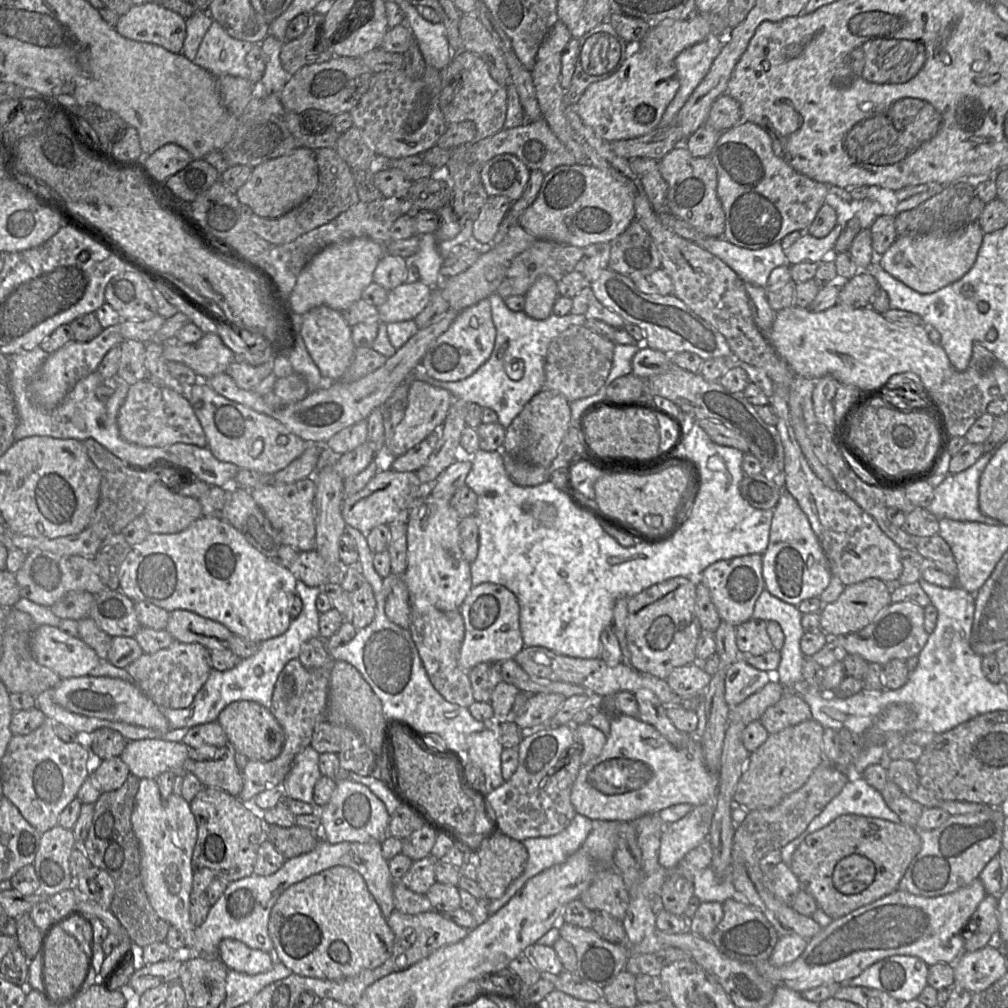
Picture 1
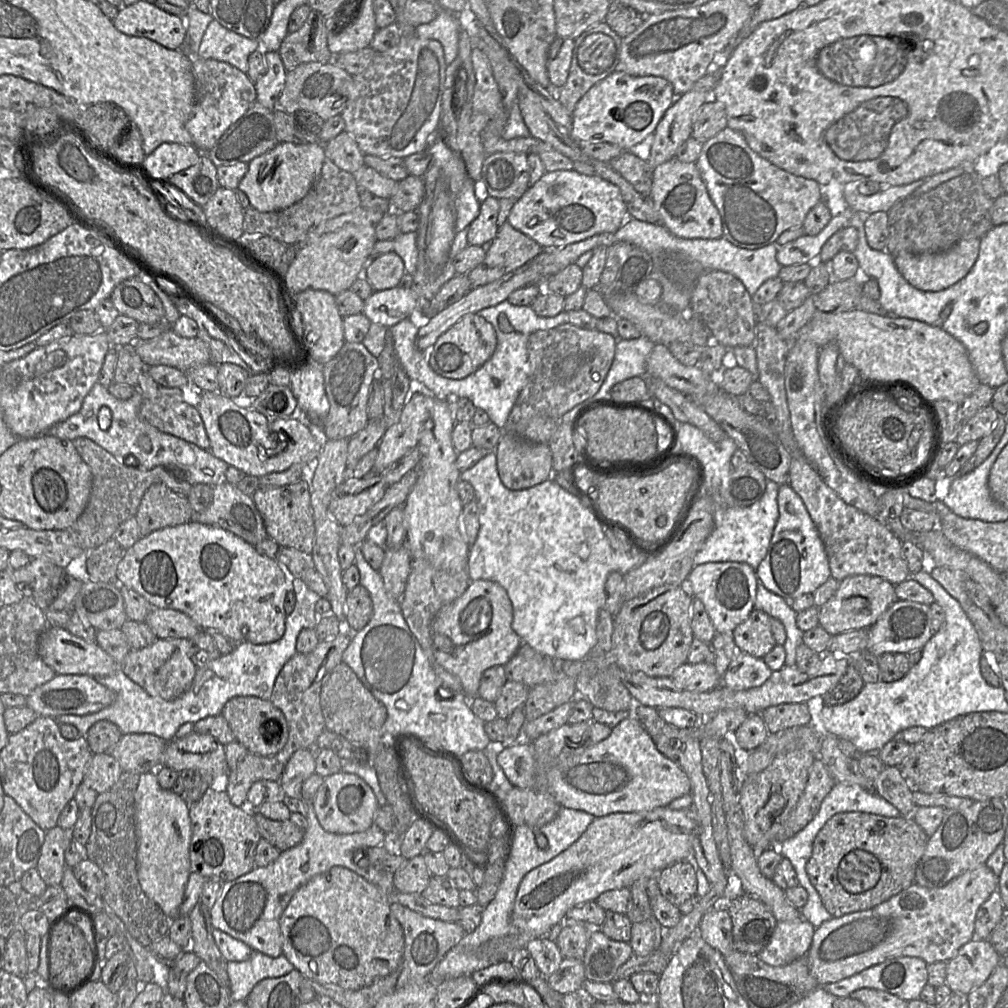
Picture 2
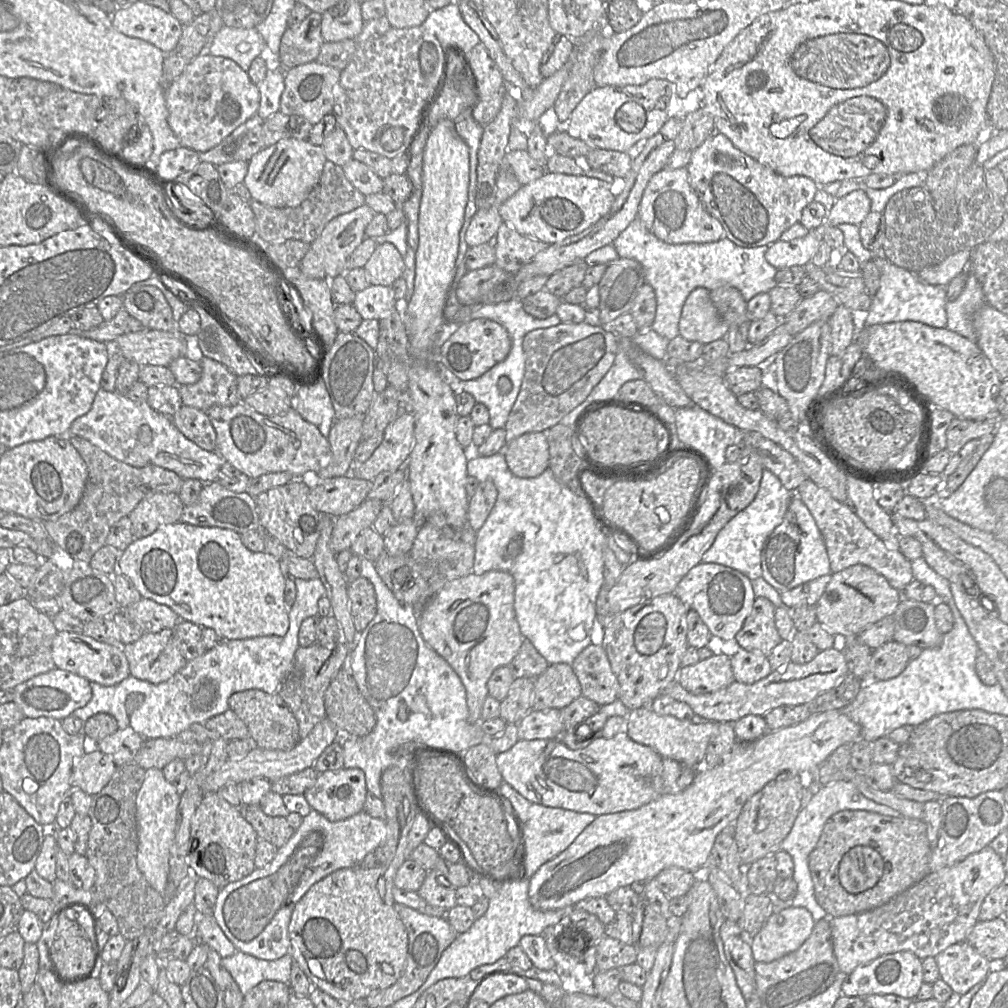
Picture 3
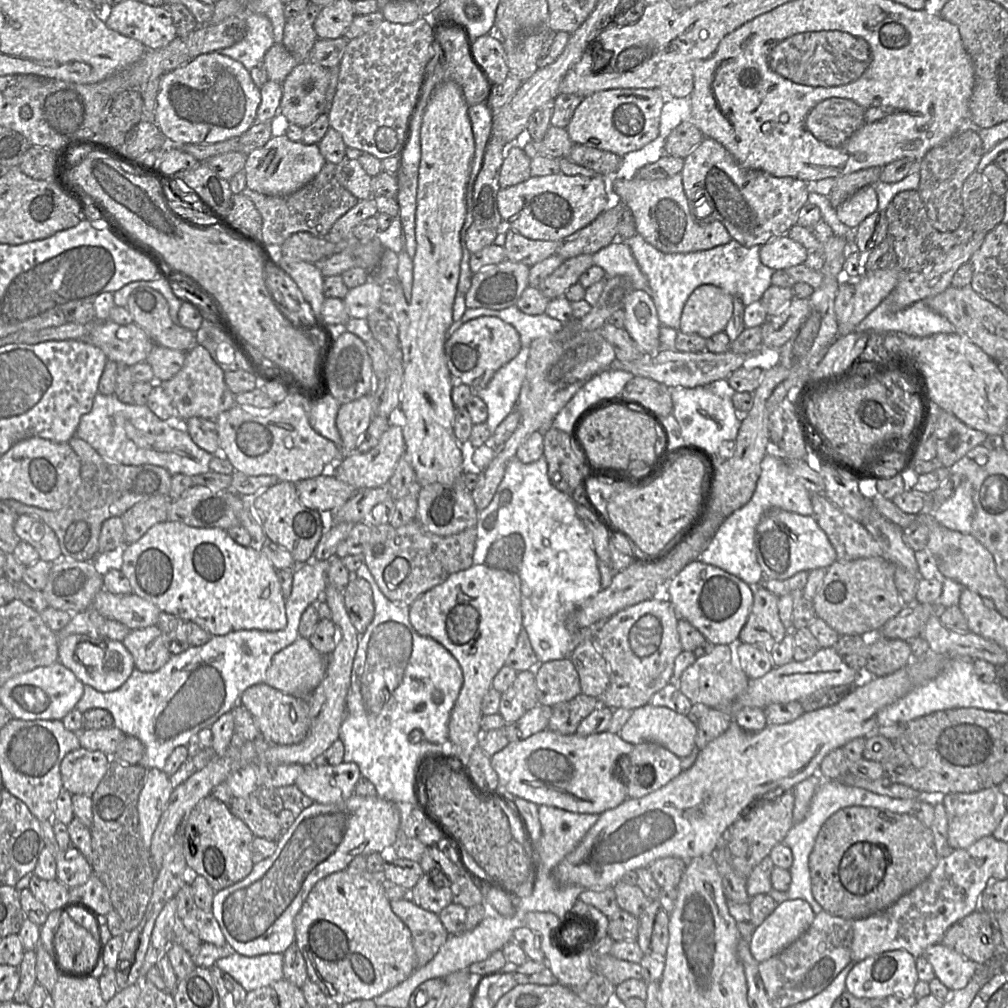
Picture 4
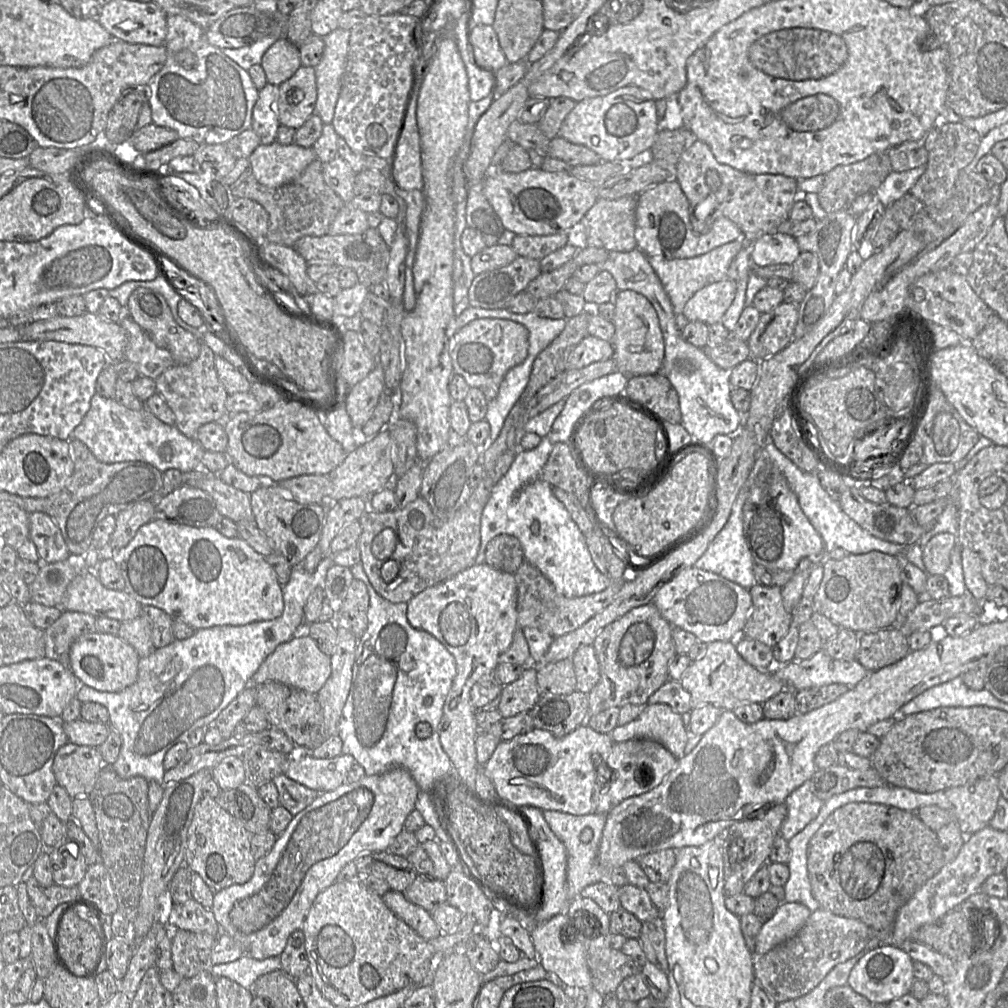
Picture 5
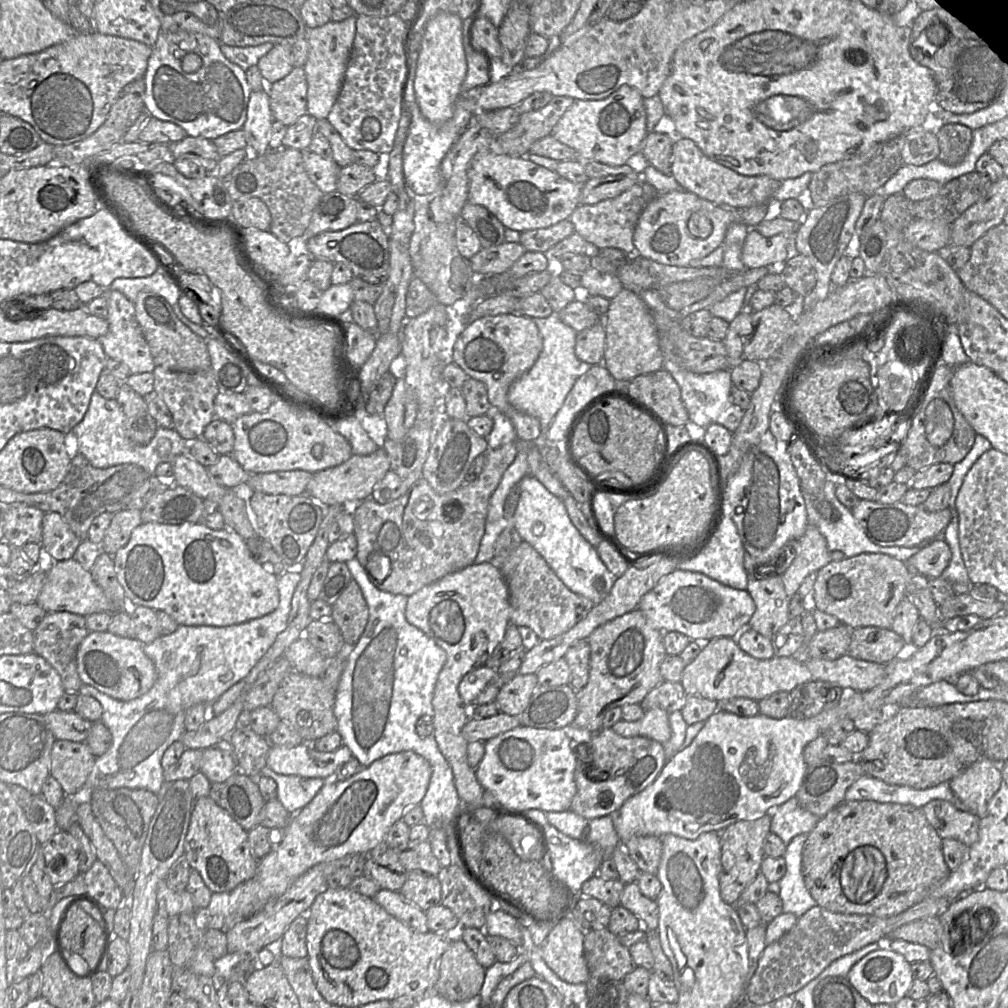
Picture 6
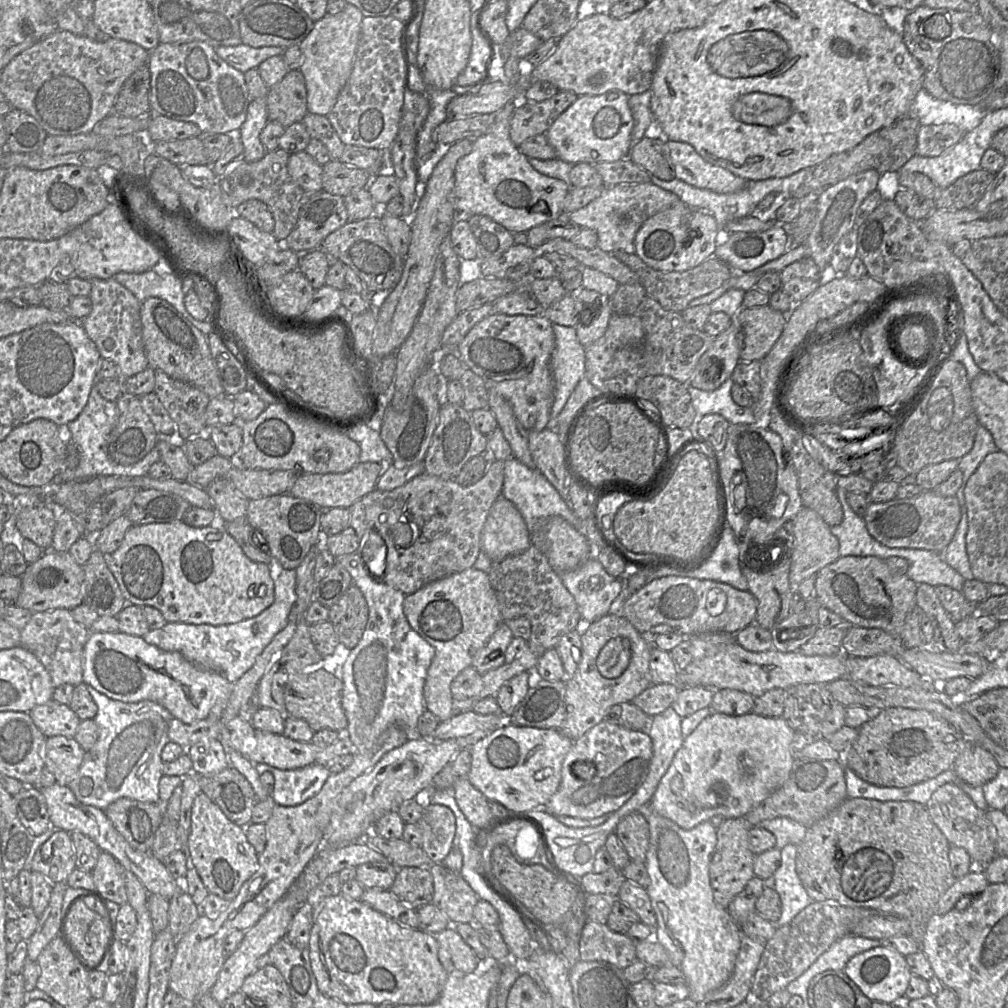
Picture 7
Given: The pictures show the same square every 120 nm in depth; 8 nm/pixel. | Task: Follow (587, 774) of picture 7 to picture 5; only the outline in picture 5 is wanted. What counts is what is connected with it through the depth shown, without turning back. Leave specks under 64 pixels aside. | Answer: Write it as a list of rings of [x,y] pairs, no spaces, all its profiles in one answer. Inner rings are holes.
[[[633,739],[614,743],[606,760],[612,775],[610,781],[605,783],[599,783],[597,776],[597,784],[592,796],[593,813],[607,814],[623,800],[656,788],[676,767],[677,762],[678,758],[668,749],[651,739]]]

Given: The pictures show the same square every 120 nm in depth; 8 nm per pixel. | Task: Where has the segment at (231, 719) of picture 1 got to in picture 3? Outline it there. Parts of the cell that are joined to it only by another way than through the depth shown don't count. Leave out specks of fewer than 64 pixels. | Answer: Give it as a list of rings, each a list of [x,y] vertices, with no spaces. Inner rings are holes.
[[[258,689],[238,692],[230,697],[229,709],[246,724],[254,746],[288,751],[300,741],[298,722],[278,693],[269,694]]]

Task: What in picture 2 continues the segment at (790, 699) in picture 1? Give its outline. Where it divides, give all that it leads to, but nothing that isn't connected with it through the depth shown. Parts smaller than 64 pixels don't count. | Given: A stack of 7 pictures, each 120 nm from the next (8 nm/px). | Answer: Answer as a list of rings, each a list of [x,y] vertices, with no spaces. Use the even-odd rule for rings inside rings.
[[[786,703],[766,708],[760,713],[770,734],[791,727],[811,724],[811,715],[806,703]]]

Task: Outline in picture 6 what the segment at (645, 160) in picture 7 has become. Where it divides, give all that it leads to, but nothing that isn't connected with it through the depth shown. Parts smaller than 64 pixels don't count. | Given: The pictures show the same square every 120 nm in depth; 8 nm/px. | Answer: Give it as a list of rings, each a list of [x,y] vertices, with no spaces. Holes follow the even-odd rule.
[[[652,131],[647,134],[641,153],[649,165],[665,175],[671,174],[674,136]]]

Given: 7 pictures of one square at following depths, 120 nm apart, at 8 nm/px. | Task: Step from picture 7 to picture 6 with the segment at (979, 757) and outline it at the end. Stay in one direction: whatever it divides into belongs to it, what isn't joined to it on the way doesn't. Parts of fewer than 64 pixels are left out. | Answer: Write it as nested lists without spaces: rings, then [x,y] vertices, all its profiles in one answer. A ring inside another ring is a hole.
[[[979,759],[949,781],[952,792],[977,816],[986,814],[986,806],[1002,784],[1000,764]]]

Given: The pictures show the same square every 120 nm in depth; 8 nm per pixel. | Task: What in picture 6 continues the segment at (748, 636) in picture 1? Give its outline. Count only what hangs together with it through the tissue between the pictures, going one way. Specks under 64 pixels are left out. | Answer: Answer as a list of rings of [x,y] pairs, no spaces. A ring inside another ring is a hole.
[[[781,575],[756,579],[749,576],[747,592],[755,602],[755,612],[748,628],[768,639],[790,619],[790,598],[784,589]]]

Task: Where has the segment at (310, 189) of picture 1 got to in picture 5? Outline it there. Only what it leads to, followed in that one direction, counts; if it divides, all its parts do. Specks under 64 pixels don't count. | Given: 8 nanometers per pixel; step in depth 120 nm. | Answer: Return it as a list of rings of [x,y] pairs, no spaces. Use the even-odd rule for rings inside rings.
[[[275,141],[268,145],[260,144],[248,159],[252,175],[260,184],[278,188],[295,181],[307,166],[317,159],[317,156],[312,147],[305,148],[296,144],[282,145]]]

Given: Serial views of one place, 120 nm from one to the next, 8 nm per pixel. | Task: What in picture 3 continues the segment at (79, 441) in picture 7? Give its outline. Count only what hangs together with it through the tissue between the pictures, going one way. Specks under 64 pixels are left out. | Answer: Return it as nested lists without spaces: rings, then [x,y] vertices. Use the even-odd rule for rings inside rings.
[[[100,388],[89,412],[71,424],[69,435],[85,438],[116,460],[130,466],[155,465],[176,473],[183,480],[197,479],[204,484],[220,477],[224,462],[217,451],[206,451],[188,439],[170,417],[154,410],[147,401],[135,402],[116,390],[106,391]],[[142,425],[148,425],[152,430],[152,442],[149,445],[143,445],[137,439]]]

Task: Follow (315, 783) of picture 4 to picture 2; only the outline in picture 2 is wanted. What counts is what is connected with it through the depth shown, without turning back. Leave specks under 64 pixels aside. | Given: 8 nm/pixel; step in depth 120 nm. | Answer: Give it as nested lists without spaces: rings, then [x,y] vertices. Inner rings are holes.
[[[342,771],[328,776],[311,802],[321,827],[333,834],[353,834],[368,830],[374,825],[378,809],[375,794],[360,777]]]

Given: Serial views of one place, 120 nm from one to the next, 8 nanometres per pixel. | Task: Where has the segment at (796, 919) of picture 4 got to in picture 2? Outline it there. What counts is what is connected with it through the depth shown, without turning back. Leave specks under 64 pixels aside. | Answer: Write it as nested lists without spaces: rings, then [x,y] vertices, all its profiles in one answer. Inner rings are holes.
[[[805,919],[777,922],[768,944],[757,957],[770,966],[784,966],[805,956],[815,927]]]

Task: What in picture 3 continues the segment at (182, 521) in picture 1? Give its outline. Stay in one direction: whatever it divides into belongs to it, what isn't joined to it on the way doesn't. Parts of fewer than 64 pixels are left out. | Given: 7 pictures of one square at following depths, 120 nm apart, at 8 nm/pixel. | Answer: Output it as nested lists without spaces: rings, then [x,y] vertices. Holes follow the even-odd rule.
[[[177,493],[148,495],[129,514],[134,539],[153,534],[159,527],[181,521],[185,505]]]

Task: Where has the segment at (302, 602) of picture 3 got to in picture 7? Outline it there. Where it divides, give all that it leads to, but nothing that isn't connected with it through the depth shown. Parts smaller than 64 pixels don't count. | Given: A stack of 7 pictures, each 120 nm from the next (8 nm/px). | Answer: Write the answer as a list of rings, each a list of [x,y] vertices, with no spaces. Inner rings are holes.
[[[279,569],[276,571],[274,581],[274,601],[259,615],[233,624],[210,625],[210,624],[185,624],[167,623],[164,627],[149,631],[143,638],[161,650],[178,652],[198,668],[215,672],[225,677],[230,683],[235,684],[252,666],[266,646],[275,635],[283,630],[288,623],[288,615],[296,601],[296,572],[294,569]],[[87,685],[87,689],[98,707],[93,720],[99,727],[99,737],[94,746],[85,752],[83,762],[68,787],[78,801],[102,810],[122,797],[159,803],[159,782],[163,776],[161,753],[169,742],[168,729],[172,715],[162,705],[153,701],[125,703],[109,698],[90,685]]]

